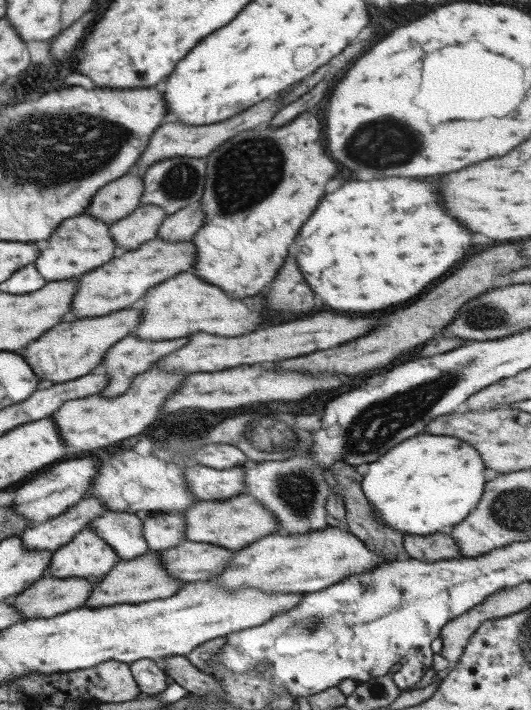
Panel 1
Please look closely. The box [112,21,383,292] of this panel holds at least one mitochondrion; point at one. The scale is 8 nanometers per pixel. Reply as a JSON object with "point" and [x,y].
{"point":[237,182]}

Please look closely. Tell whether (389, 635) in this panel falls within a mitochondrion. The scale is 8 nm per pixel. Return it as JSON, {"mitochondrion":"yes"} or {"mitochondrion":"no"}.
{"mitochondrion":"no"}

